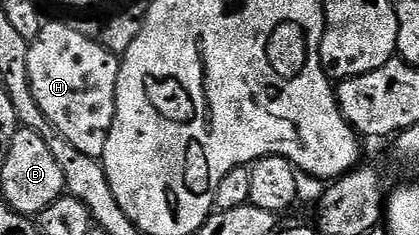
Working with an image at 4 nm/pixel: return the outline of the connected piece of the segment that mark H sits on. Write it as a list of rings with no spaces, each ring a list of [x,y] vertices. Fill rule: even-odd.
[[[49,22],[42,25],[39,36],[29,43],[29,56],[27,58],[27,76],[31,80],[31,92],[35,96],[35,104],[43,108],[43,116],[59,128],[67,140],[83,156],[91,156],[101,159],[107,148],[107,136],[111,132],[111,124],[115,120],[115,92],[119,84],[119,68],[121,59],[112,54],[98,39],[88,39],[82,33],[77,32],[73,24],[68,22]]]

